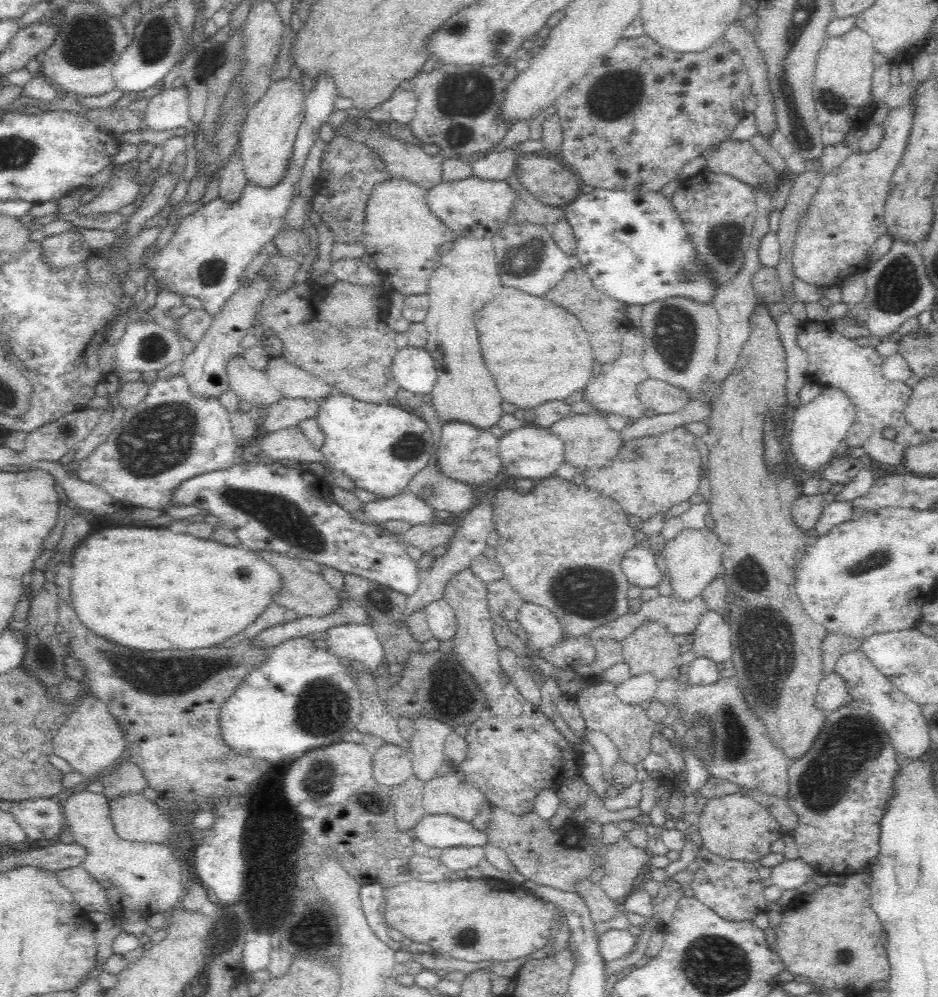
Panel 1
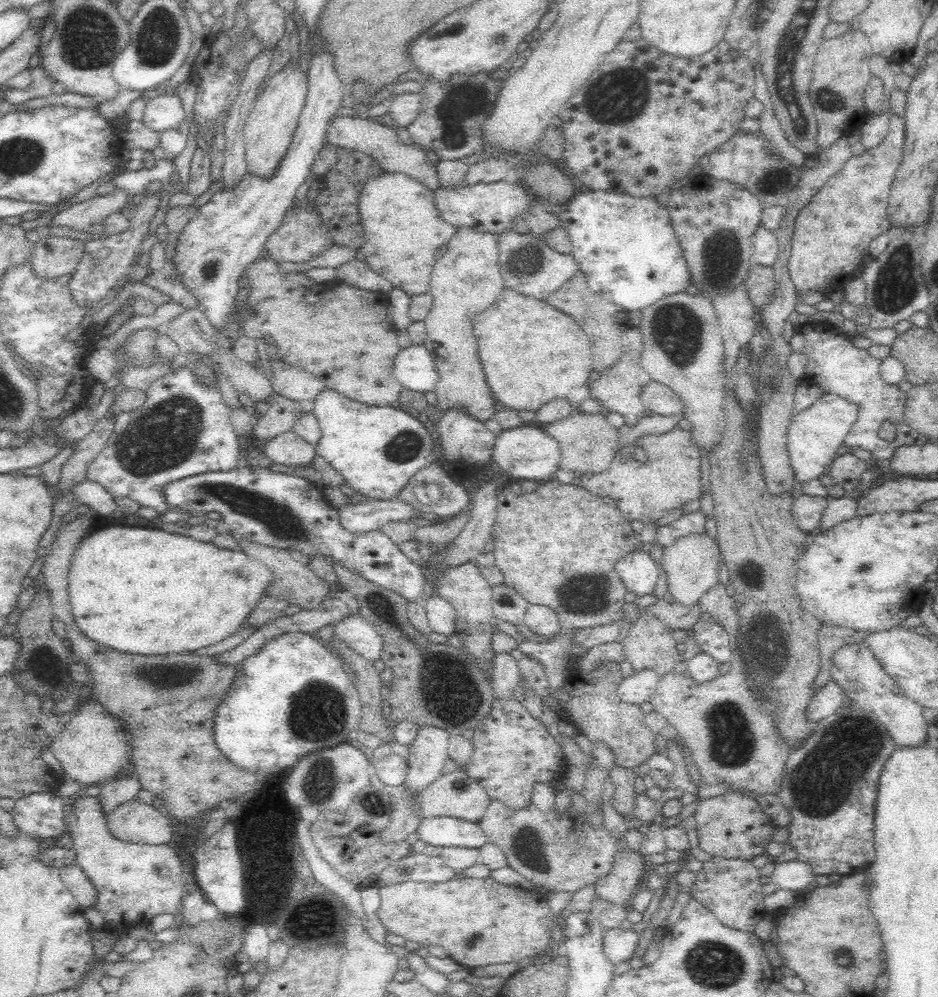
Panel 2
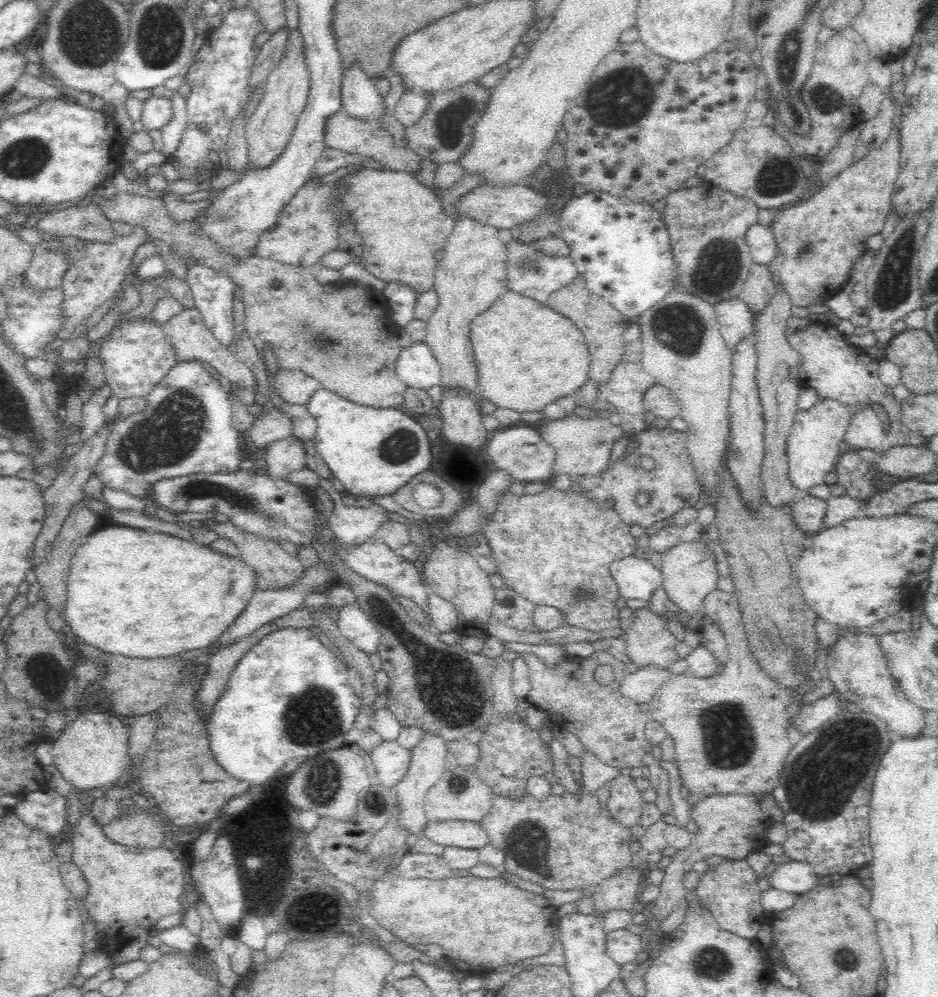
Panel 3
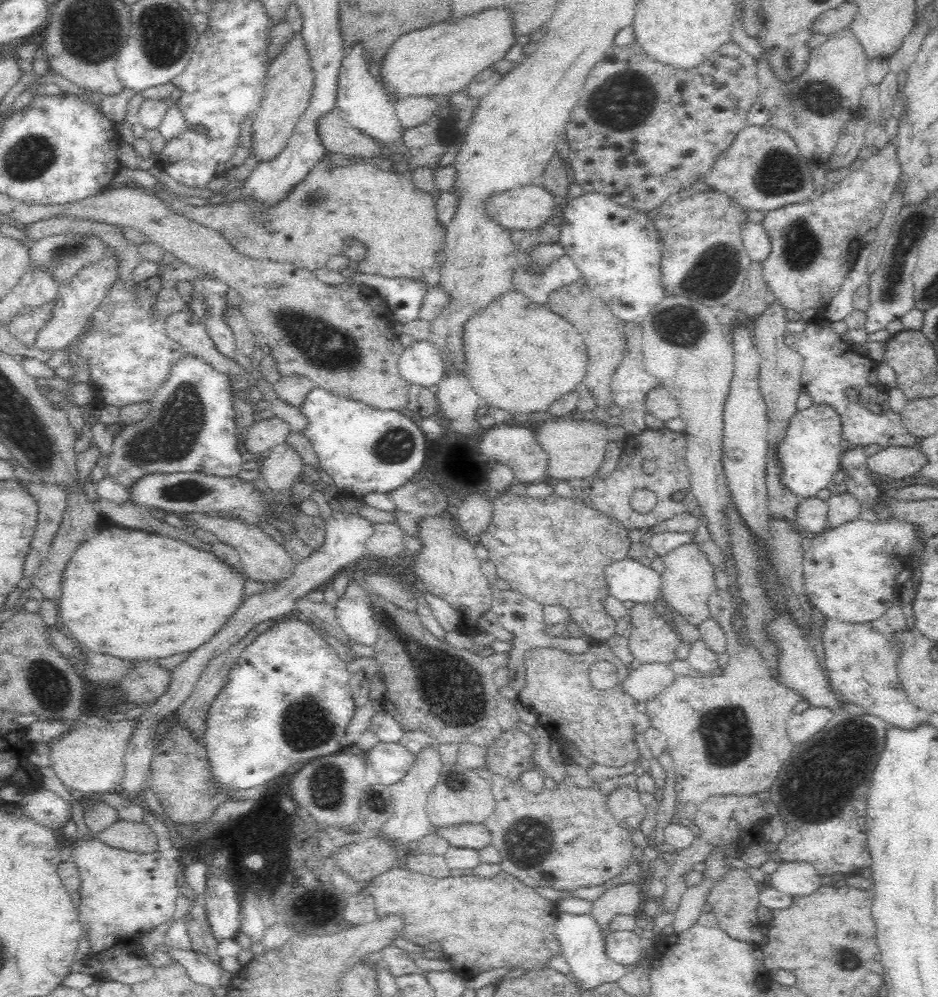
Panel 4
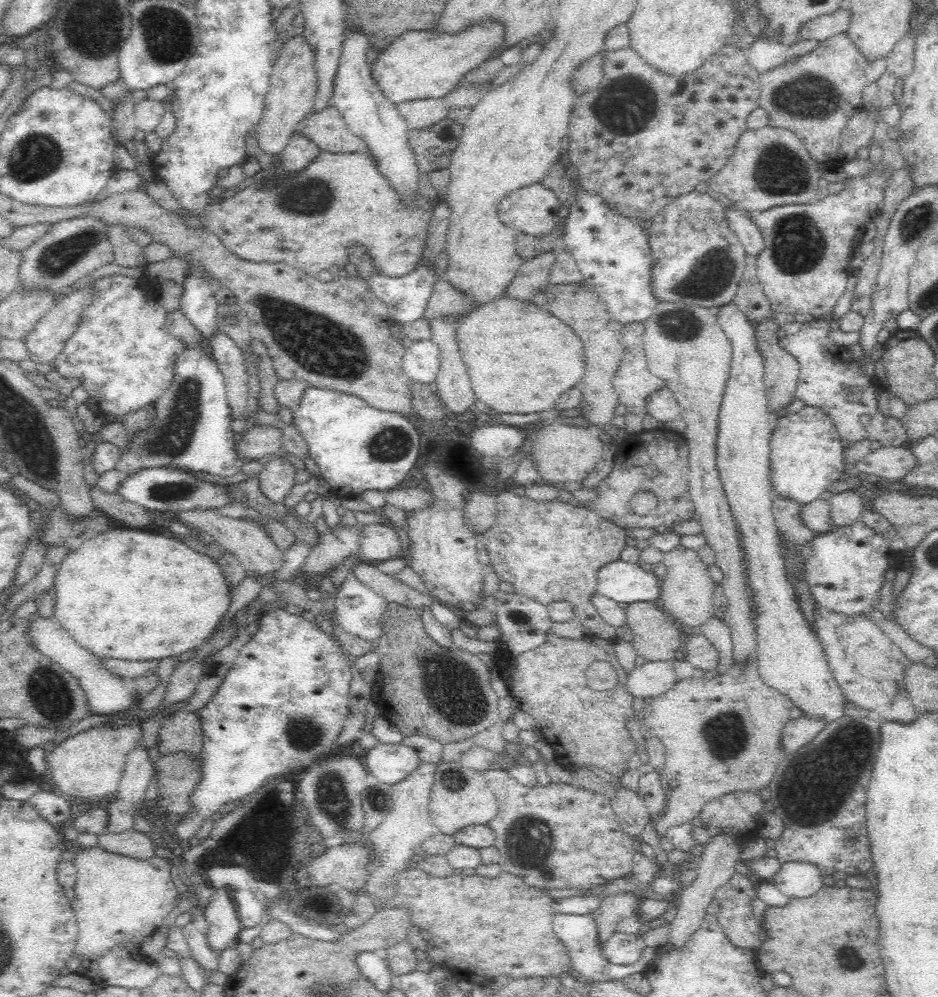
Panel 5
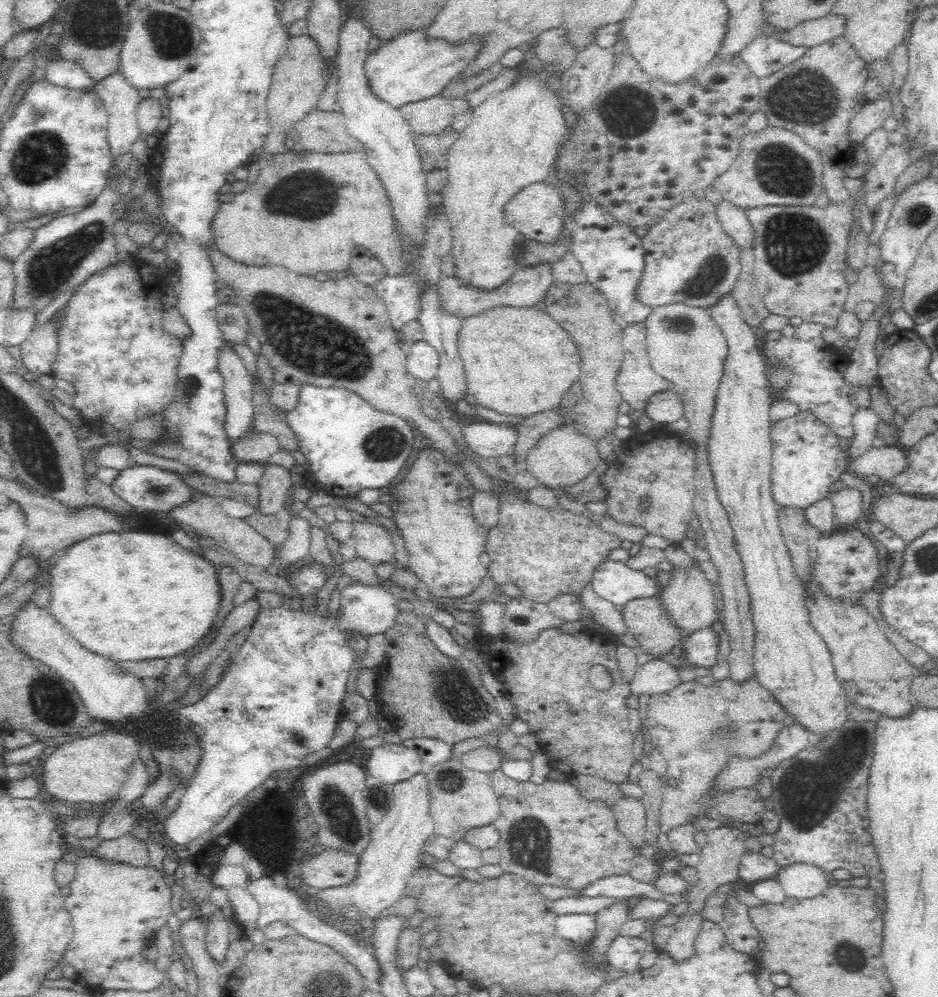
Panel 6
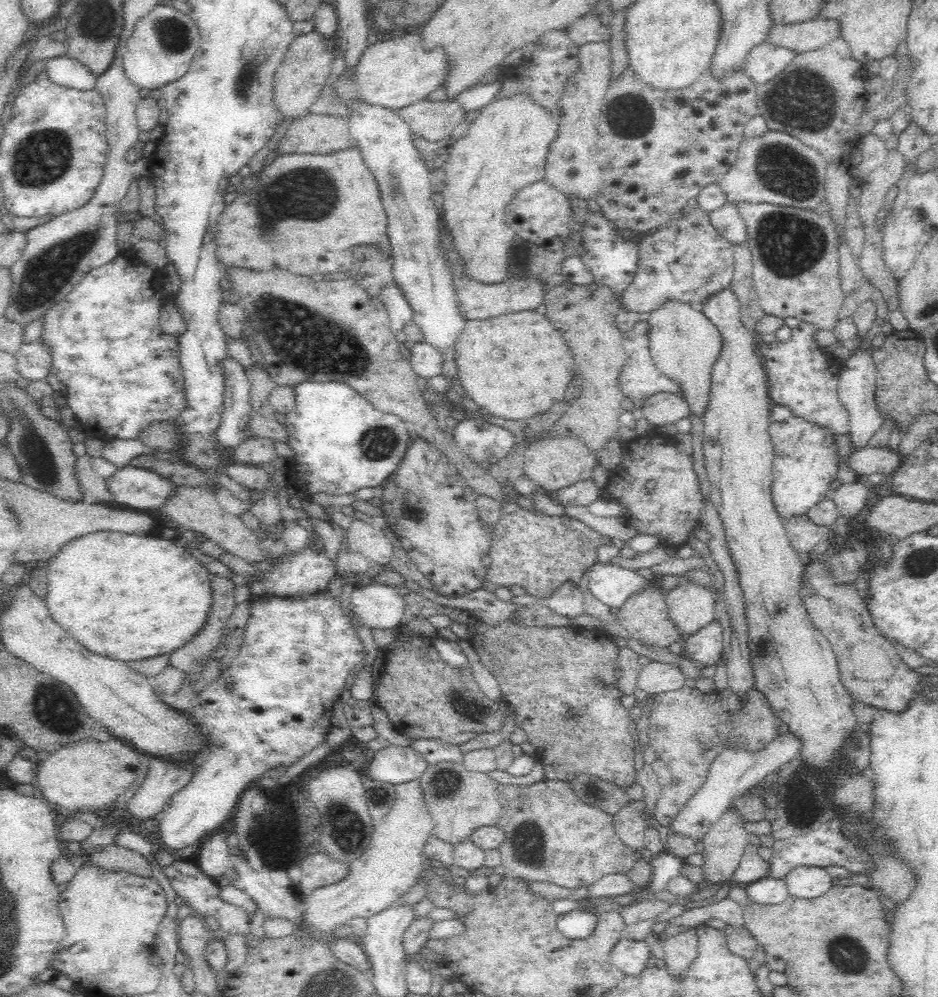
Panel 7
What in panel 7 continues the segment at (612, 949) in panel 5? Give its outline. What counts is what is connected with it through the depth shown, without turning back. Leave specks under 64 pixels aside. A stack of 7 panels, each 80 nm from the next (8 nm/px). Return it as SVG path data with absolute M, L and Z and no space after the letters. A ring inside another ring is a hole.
M620 939L611 952L611 963L624 974L634 976L649 966L650 947L645 941Z

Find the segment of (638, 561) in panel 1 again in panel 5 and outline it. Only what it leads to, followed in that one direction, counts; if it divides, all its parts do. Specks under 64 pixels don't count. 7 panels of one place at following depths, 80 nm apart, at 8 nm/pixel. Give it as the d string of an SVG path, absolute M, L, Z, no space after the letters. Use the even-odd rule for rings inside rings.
M614 560L597 571L597 594L614 600L616 603L634 603L639 601L656 602L661 596L661 583L653 573L644 571L636 563Z

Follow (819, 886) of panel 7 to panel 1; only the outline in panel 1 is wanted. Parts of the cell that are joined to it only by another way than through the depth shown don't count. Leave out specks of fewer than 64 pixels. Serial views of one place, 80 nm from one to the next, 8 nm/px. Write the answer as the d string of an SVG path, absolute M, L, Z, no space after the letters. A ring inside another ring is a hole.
M784 859L771 868L770 880L772 885L778 886L781 890L799 889L812 880L816 869L802 859L787 860Z

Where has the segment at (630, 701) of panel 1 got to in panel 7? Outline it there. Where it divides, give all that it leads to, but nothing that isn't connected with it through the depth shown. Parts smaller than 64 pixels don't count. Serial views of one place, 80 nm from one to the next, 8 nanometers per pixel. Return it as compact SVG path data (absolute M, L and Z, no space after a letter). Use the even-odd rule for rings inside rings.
M650 661L638 673L636 687L646 695L656 695L682 688L685 680L685 674L675 664Z

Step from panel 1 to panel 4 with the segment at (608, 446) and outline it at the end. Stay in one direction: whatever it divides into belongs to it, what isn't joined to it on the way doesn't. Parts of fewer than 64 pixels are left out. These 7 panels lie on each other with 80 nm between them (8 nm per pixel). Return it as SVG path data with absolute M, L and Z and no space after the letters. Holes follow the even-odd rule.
M570 419L564 422L542 422L535 437L540 449L546 453L545 481L556 483L563 480L576 485L586 477L592 477L604 458L606 444L625 441L627 435L628 432L621 424L614 426L594 420L574 422Z

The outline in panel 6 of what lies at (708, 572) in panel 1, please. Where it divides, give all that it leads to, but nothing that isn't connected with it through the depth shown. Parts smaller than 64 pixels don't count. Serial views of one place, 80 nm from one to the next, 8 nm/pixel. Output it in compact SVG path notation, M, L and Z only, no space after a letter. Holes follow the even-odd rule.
M670 543L663 551L666 553L666 559L672 562L676 570L671 574L671 582L662 590L662 597L659 598L662 607L666 609L669 618L684 635L710 627L719 615L713 584L698 568L694 567L694 558L684 552L679 543Z

